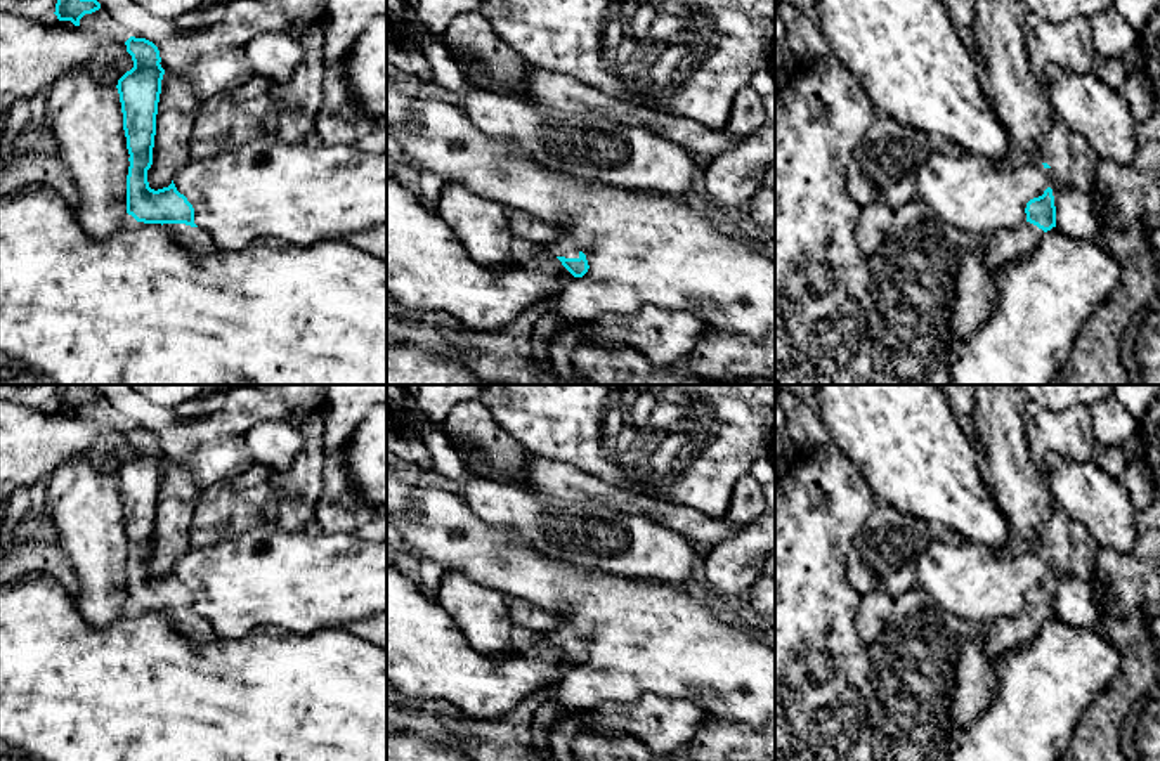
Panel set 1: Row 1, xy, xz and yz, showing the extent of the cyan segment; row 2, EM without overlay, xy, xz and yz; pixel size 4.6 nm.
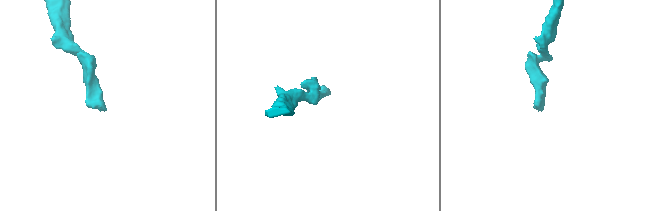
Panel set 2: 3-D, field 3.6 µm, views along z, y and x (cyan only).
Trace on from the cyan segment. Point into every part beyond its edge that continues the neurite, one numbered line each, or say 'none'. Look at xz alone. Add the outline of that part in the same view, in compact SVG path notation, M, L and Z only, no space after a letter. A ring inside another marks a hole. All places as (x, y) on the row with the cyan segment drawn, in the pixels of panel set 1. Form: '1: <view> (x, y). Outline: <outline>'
1: xz (566, 247). Outline: M560 236L548 243L544 250L553 257L579 258L581 248L570 236Z

